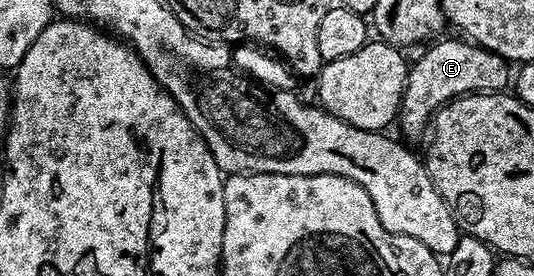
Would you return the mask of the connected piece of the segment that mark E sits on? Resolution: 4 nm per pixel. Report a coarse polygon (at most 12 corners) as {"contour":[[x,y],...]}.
{"contour":[[436,40],[407,70],[398,124],[424,136],[435,110],[512,80],[501,55]]}

